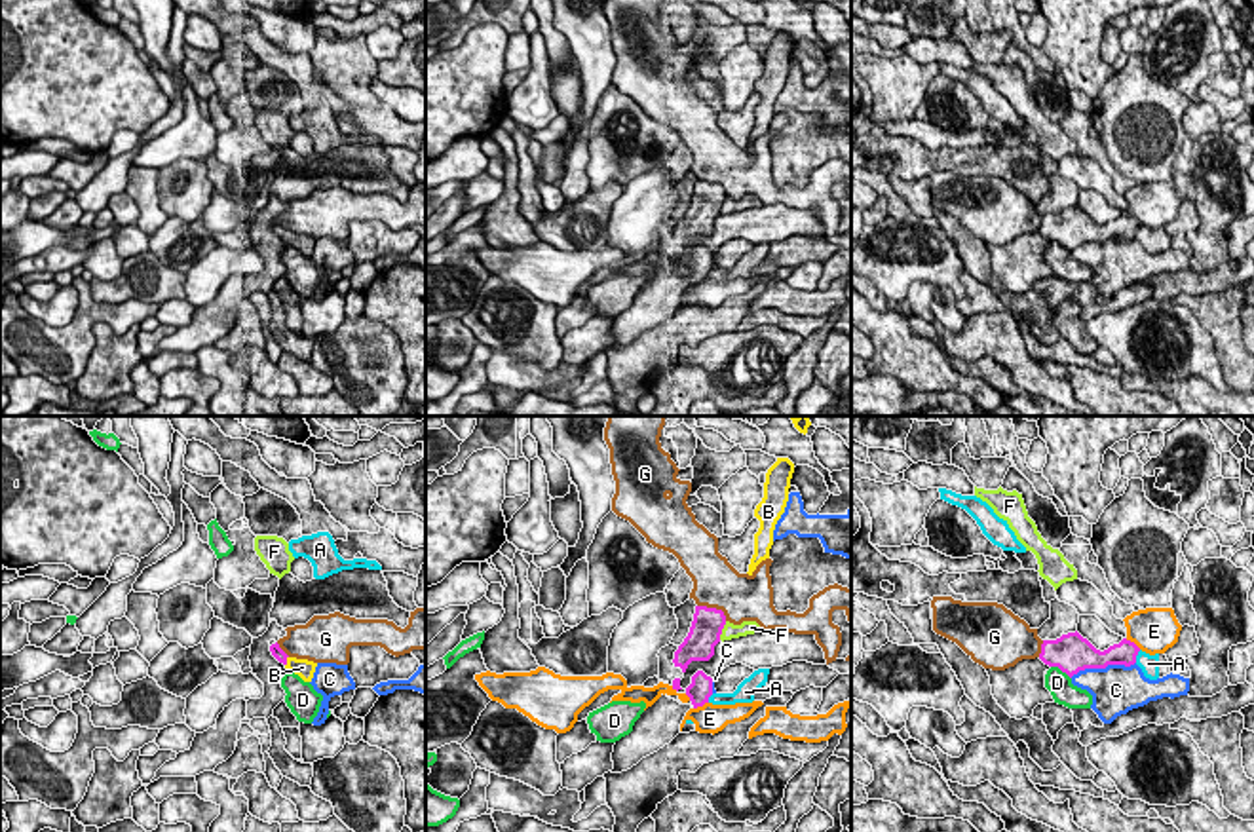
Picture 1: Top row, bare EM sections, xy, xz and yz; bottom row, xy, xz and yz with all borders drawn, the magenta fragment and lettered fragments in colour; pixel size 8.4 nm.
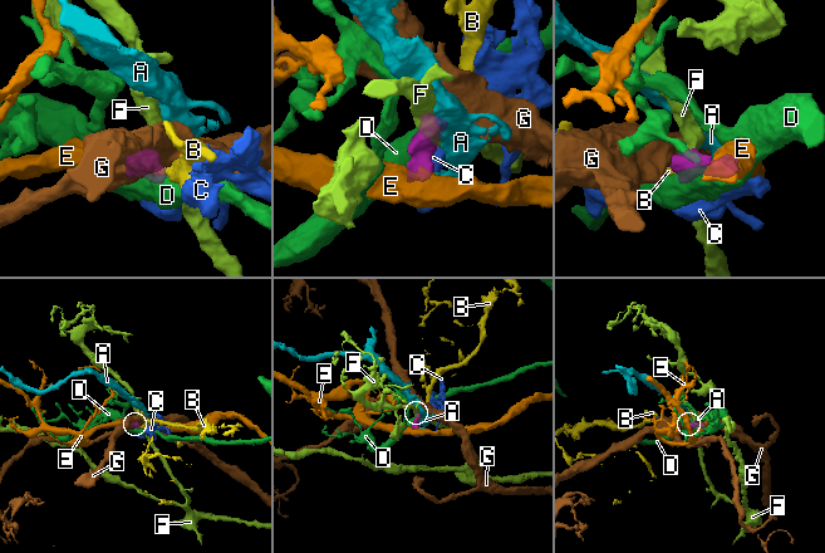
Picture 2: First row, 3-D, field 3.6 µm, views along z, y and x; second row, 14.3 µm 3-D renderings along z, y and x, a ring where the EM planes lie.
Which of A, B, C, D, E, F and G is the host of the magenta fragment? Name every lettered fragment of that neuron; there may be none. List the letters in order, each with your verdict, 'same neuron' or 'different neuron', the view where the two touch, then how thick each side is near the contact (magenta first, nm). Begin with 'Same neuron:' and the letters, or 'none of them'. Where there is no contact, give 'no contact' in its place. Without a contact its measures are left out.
Same neuron: B
A: different neuron | yz | 200/160 nm
B: same neuron | xy | 90/160 nm
C: different neuron | yz | 280/420 nm
D: different neuron | yz | 320/200 nm
E: different neuron | xz | 200/260 nm
F: different neuron | xz | 260/130 nm
G: different neuron | xz | 260/400 nm

